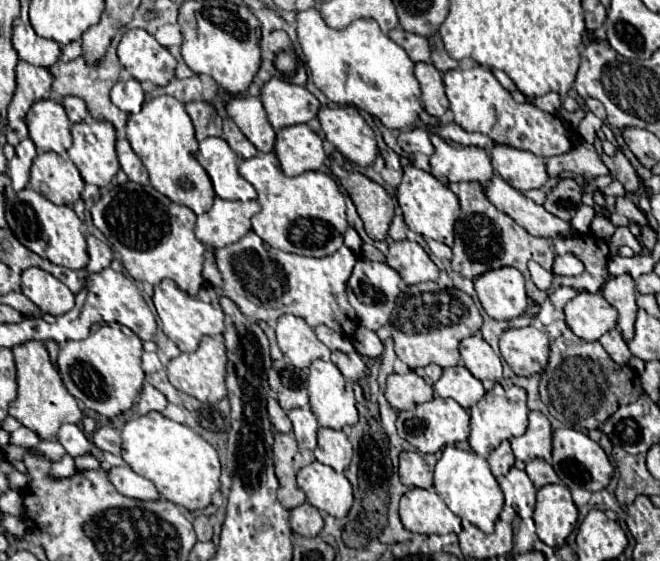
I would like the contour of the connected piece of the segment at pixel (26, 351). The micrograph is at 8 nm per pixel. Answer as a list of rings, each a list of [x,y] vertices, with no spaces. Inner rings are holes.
[[[28,340],[28,344],[18,344],[12,348],[18,368],[18,398],[10,404],[10,416],[22,422],[22,426],[34,430],[42,440],[54,440],[60,424],[74,422],[80,424],[84,414],[78,408],[76,398],[66,390],[60,380],[58,370],[52,366],[48,350],[42,340]]]

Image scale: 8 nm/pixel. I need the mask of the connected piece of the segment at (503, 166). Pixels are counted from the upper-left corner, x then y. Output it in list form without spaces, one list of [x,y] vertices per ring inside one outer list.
[[[496,144],[490,150],[490,158],[496,174],[516,190],[542,188],[548,180],[546,160],[534,156],[532,152]]]

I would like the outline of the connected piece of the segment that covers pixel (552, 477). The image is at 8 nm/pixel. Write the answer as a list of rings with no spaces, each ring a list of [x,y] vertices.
[[[540,458],[530,460],[530,462],[526,464],[526,474],[530,476],[530,480],[532,480],[532,484],[534,484],[536,488],[542,488],[542,486],[546,486],[546,484],[556,484],[556,482],[558,482],[558,476],[556,476],[556,472],[552,470],[552,466],[550,466],[548,462],[540,460]]]

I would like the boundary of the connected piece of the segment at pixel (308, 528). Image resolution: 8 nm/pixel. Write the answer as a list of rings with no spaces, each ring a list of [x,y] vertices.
[[[304,502],[302,506],[290,510],[290,526],[294,532],[302,536],[316,536],[322,530],[324,520],[312,504]]]

